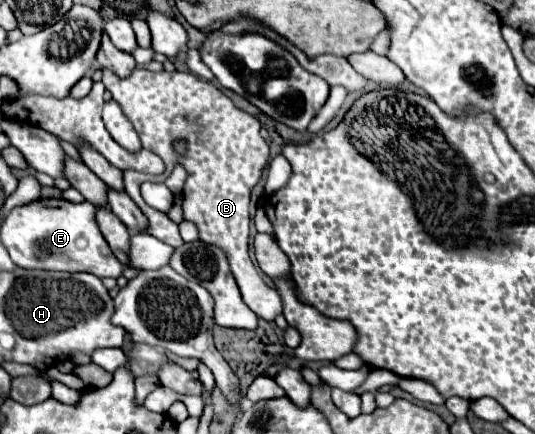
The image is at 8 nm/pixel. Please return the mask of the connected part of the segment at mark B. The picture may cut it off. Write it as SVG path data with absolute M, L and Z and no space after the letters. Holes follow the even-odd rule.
M103 69L103 85L111 91L113 99L121 105L125 117L135 127L143 149L159 153L165 161L163 175L145 175L137 171L125 171L125 191L139 205L139 209L149 217L149 235L179 247L183 239L179 237L179 225L173 223L167 213L151 209L141 193L139 185L143 181L165 181L171 175L175 163L187 167L187 183L183 195L183 213L187 221L199 227L199 239L211 245L219 245L227 257L235 281L241 289L243 301L265 321L275 321L283 313L283 303L277 289L269 287L255 271L249 256L251 189L259 183L265 165L269 163L269 145L259 135L261 123L237 109L227 95L223 95L211 81L203 81L193 73L153 73L147 69L135 69L129 77L121 79L113 71ZM175 139L187 141L187 155L181 157L173 151L171 143Z

